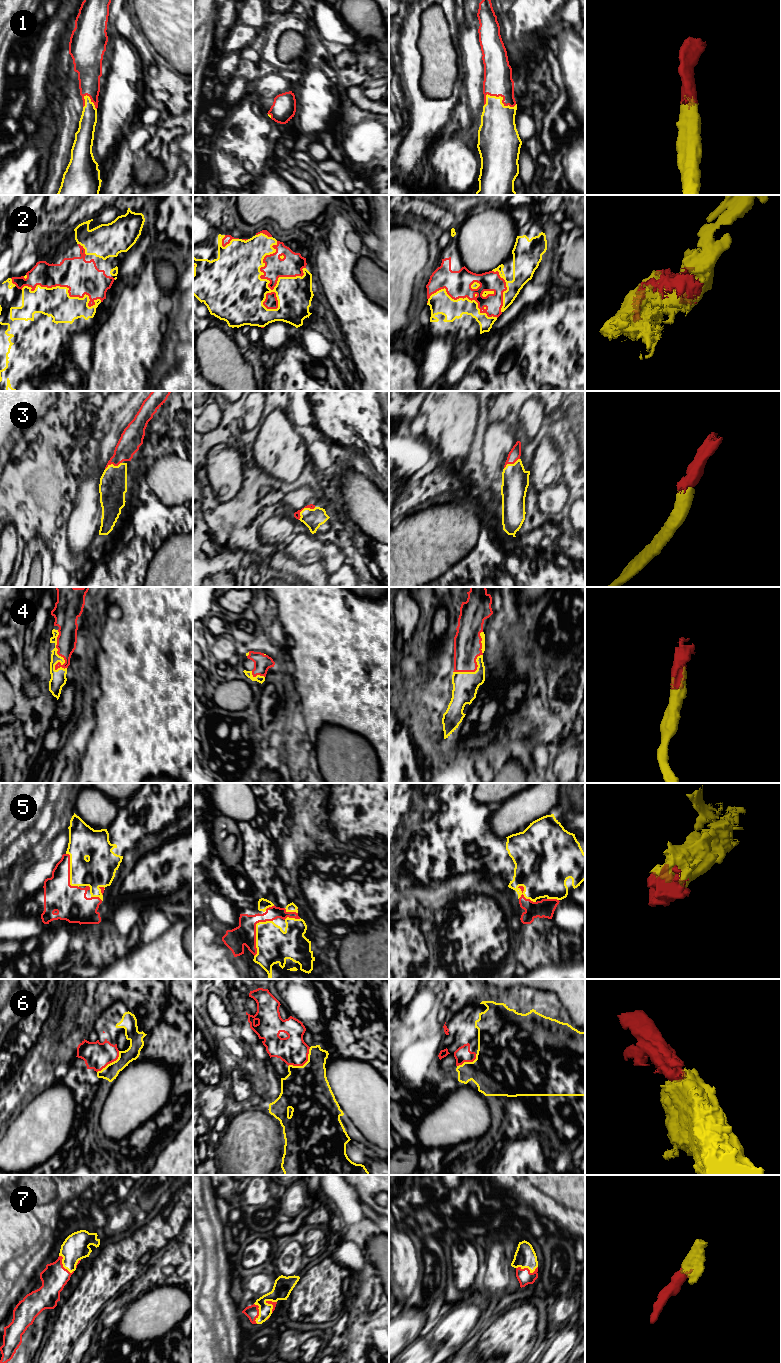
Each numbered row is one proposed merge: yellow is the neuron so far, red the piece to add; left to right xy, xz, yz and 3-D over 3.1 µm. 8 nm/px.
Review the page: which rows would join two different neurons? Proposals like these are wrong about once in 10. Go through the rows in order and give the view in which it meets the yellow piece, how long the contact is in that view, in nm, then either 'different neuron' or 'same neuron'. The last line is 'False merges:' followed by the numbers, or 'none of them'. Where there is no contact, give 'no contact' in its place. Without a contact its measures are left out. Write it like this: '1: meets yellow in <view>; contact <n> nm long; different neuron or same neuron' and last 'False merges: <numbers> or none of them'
1: meets yellow in yz; contact 260 nm long; same neuron
2: meets yellow in xz; contact 550 nm long; same neuron
3: meets yellow in xz; contact 170 nm long; same neuron
4: meets yellow in yz; contact 400 nm long; same neuron
5: meets yellow in xz; contact 320 nm long; same neuron
6: meets yellow in xz; contact 240 nm long; same neuron
7: meets yellow in yz; contact 180 nm long; same neuron
False merges: none of them

